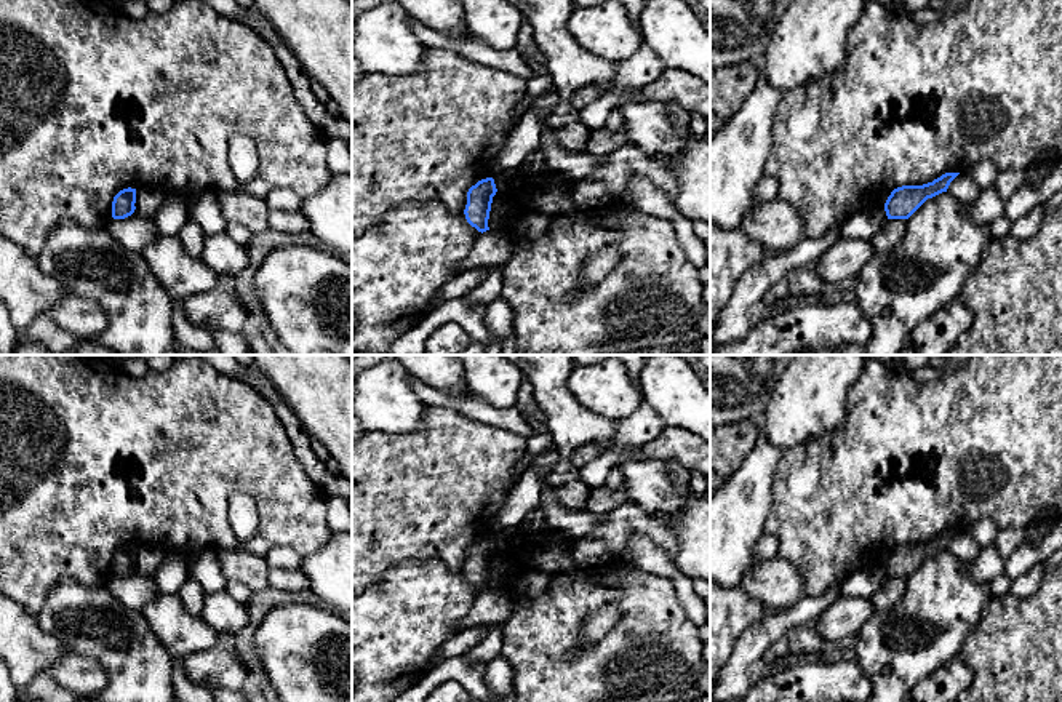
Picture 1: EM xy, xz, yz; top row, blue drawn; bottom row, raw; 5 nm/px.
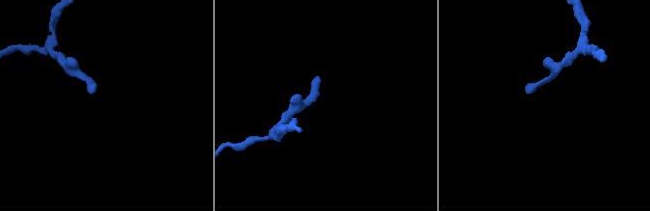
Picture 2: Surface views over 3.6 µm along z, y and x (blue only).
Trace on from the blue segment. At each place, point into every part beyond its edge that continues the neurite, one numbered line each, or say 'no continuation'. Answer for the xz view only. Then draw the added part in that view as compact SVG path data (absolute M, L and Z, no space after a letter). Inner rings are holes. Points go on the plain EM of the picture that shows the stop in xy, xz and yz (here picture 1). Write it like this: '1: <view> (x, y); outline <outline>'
no continuation

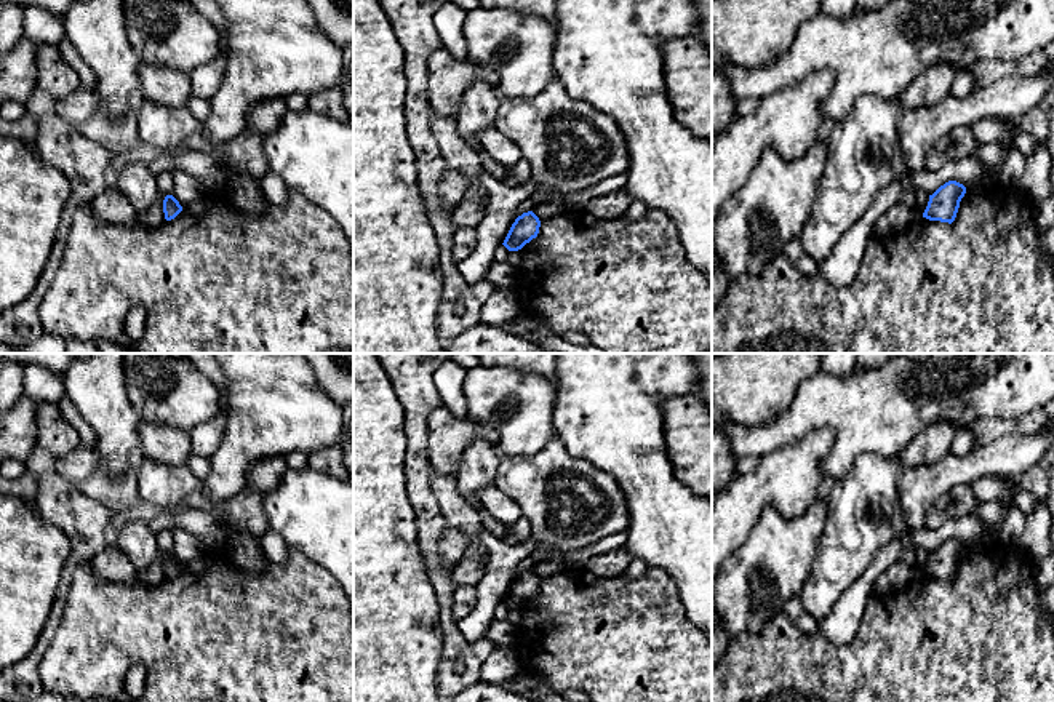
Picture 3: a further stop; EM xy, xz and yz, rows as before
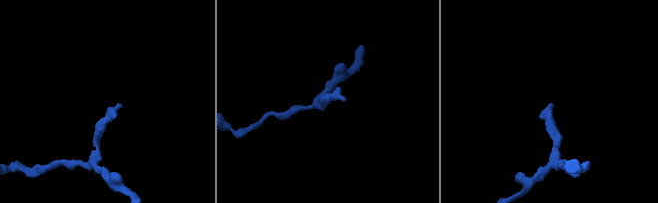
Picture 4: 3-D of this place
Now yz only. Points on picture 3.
no continuation

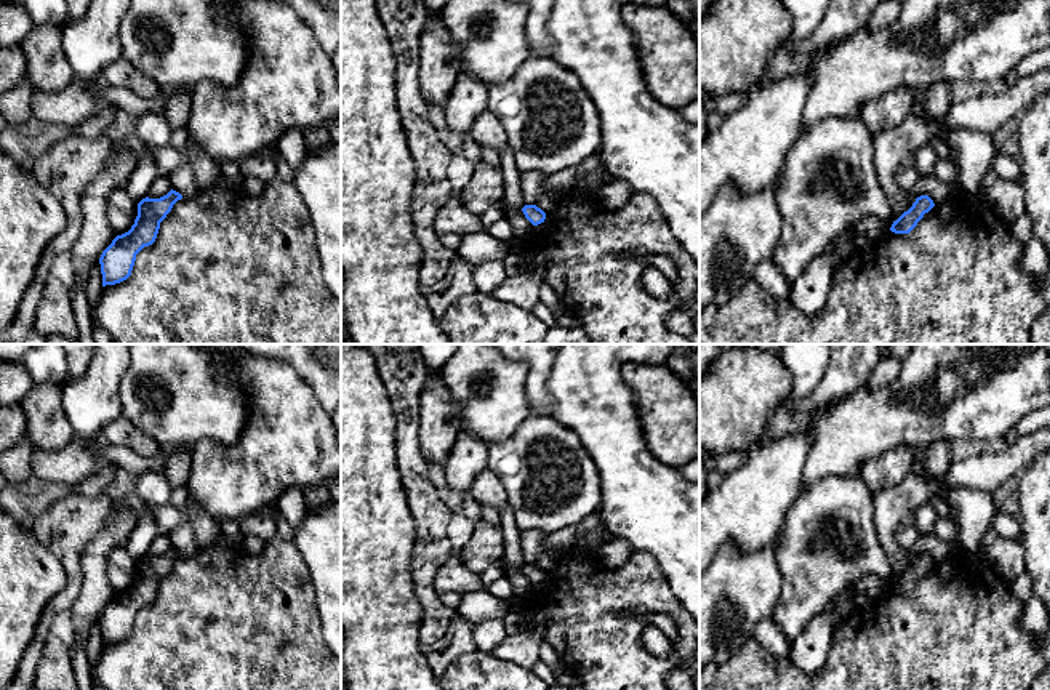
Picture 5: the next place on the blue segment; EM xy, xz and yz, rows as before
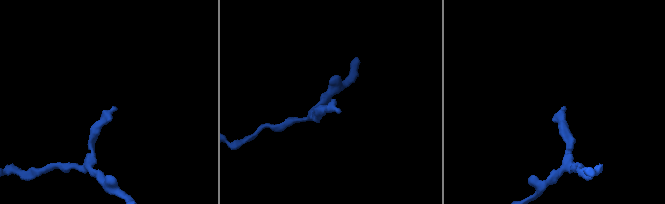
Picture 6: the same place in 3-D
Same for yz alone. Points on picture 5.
no continuation

